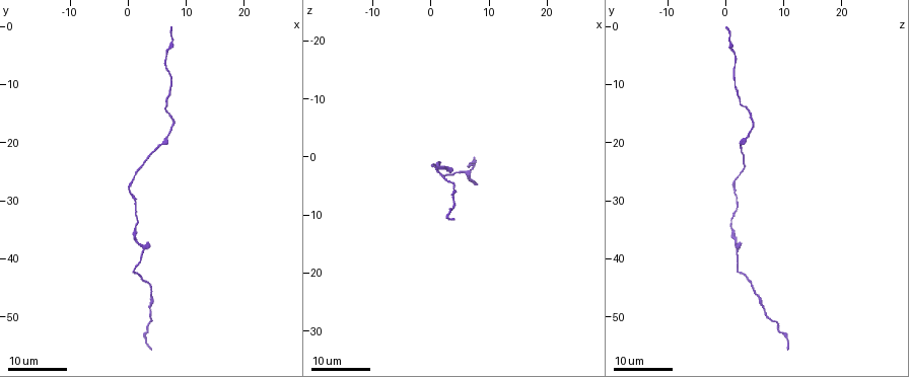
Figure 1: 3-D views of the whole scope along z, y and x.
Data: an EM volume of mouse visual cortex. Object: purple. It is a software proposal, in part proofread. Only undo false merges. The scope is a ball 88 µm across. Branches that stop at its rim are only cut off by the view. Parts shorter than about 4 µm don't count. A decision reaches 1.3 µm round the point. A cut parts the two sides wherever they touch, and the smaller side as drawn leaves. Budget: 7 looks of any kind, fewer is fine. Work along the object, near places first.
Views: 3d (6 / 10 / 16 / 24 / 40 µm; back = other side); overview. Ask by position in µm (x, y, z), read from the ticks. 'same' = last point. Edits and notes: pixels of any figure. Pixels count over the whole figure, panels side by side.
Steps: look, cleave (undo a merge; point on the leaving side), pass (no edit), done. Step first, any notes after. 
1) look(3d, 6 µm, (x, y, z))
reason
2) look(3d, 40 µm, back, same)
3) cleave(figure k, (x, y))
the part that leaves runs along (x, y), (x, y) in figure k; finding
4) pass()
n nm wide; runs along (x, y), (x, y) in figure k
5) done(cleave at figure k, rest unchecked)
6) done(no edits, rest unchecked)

look(3d, 16 µm, (6.5, 19.0, 3.5))
calibre changes

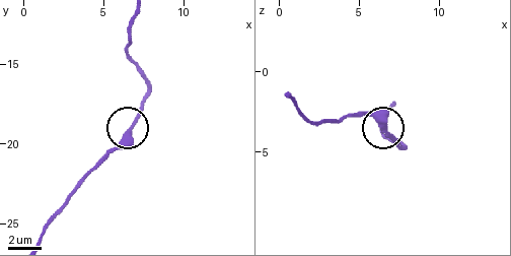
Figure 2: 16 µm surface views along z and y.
look(3d, 10 µm, (6.8, 18.9, 3.7))

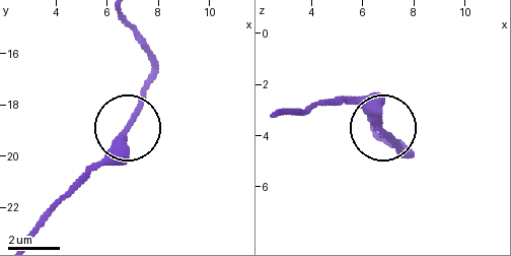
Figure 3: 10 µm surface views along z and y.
pass()
one neuron here

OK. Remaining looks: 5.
look(3d, 16 µm, (7.0, 10.0, 2.0))
narrows sharply

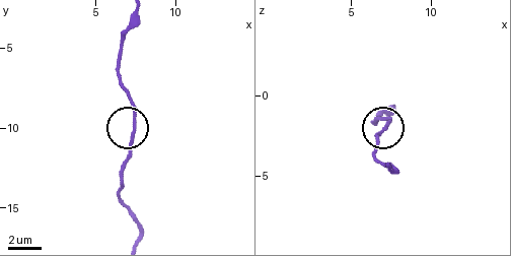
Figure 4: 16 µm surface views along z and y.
look(3d, 10 µm, (7.4, 9.8, 1.4))
closer look

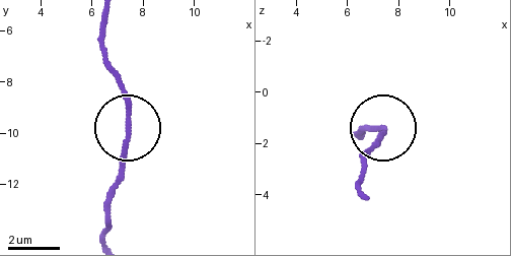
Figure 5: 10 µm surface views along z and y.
pass()
runs along (105, 237), (125, 145), (125, 92), (112, 62) in figure 5; continuous, no second neuron

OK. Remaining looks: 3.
look(3d, 24 µm, (4.0, 50.5, 8.0))
narrows sharply

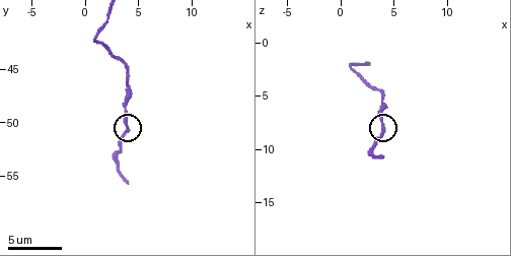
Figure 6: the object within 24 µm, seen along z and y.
look(3d, 10 µm, (4.2, 50.4, 7.4))

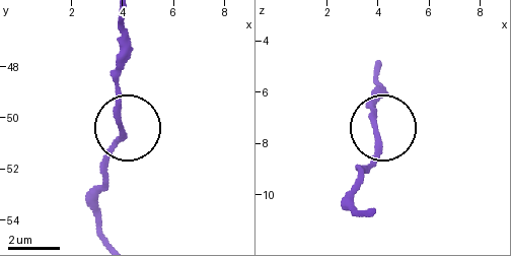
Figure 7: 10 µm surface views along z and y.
pass()
runs along (122, 17), (115, 115), (122, 133), (108, 158) in figure 7; all the same neuron

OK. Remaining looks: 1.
done(no edits, rest unchecked)

